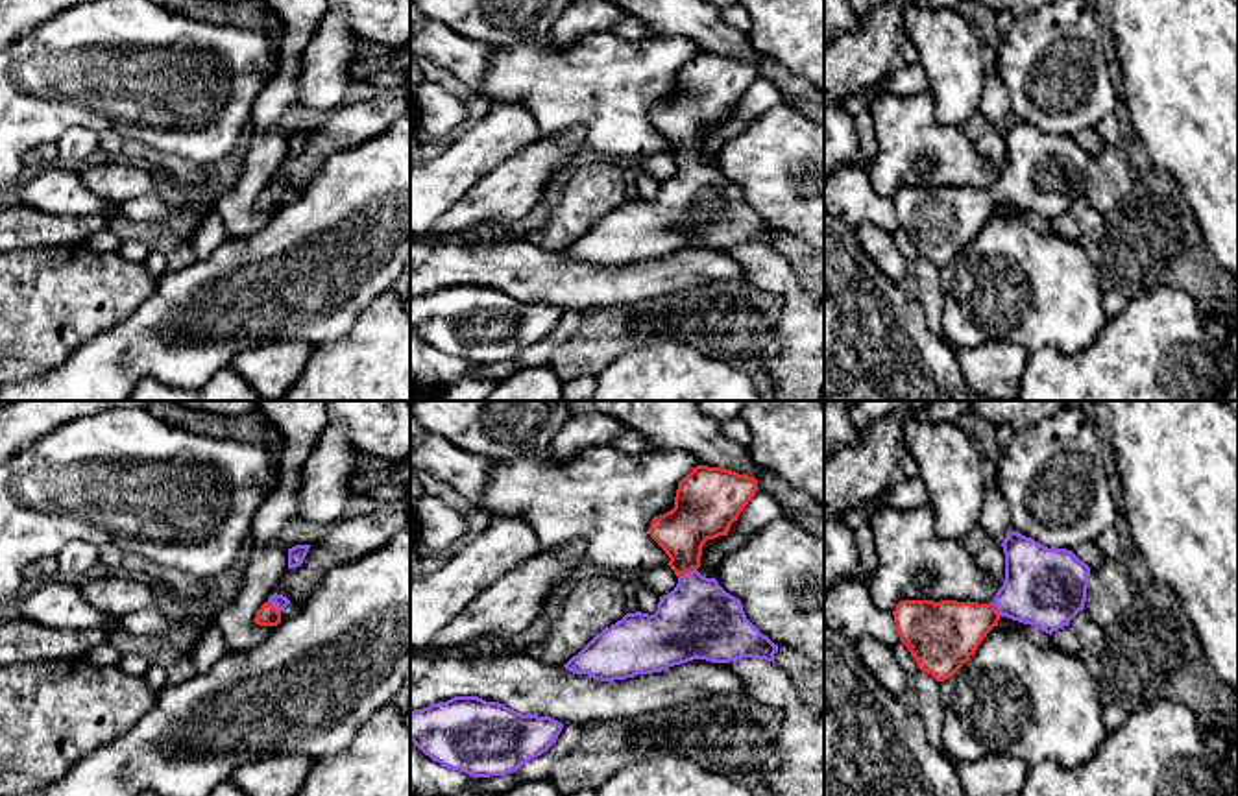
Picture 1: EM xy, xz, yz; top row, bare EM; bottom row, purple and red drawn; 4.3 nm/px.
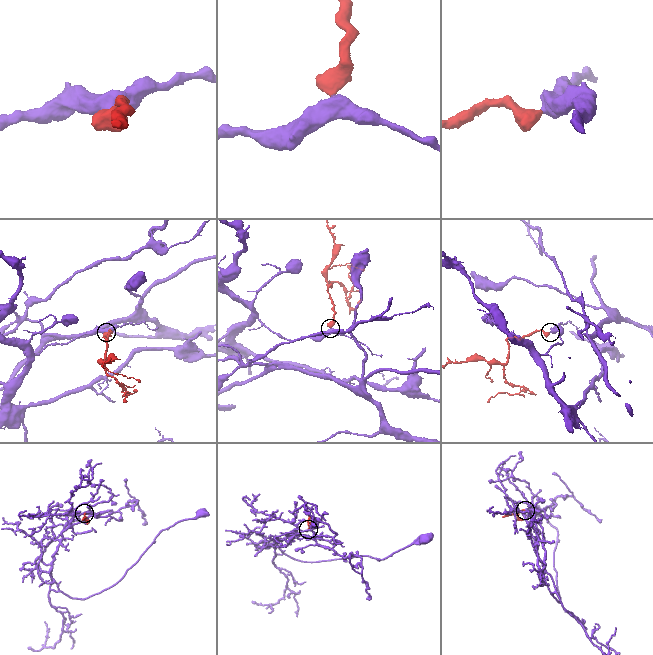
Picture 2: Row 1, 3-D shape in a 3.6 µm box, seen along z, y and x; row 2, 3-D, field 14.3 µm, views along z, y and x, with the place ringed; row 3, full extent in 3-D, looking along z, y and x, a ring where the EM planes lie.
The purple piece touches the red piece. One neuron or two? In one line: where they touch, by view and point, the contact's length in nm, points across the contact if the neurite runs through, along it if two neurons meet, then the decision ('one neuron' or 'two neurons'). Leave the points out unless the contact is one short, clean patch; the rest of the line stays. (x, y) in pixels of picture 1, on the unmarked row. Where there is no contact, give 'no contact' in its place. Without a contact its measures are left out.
meets purple in xz at (688, 159); contact 90 nm long; runs through xz (697, 205), (697, 187), (688, 159), (688, 113), (695, 104); one neuron

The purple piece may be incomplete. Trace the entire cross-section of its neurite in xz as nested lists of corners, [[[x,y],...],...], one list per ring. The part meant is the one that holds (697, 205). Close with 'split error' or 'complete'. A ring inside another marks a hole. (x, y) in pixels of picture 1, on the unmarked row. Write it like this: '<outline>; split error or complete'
[[[697,52],[689,61],[686,61],[678,70],[674,94],[656,103],[649,115],[650,124],[671,144],[667,151],[678,163],[676,174],[671,179],[660,183],[654,201],[641,198],[626,199],[621,207],[595,222],[564,253],[573,260],[588,260],[593,266],[613,268],[634,264],[637,260],[661,259],[669,253],[682,251],[693,246],[730,249],[743,244],[758,244],[774,249],[778,231],[774,231],[746,205],[741,187],[726,179],[715,164],[706,164],[697,157],[700,153],[704,129],[719,122],[728,122],[732,109],[737,107],[739,100],[745,96],[758,76],[758,66],[754,63],[739,61],[722,54]]]; split error

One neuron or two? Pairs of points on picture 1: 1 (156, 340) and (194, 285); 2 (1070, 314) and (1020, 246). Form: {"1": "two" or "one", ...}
{"1": "one", "2": "one"}

